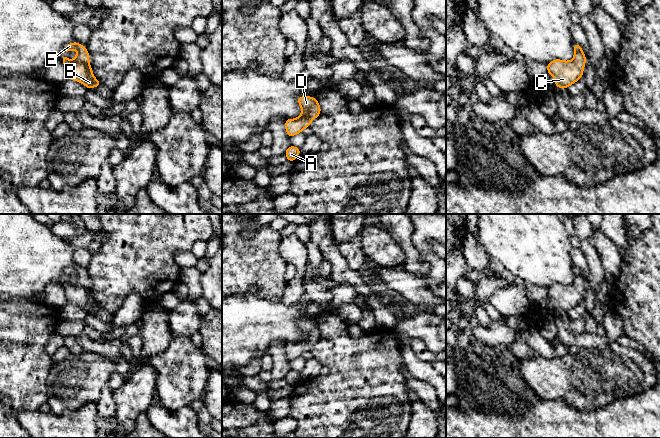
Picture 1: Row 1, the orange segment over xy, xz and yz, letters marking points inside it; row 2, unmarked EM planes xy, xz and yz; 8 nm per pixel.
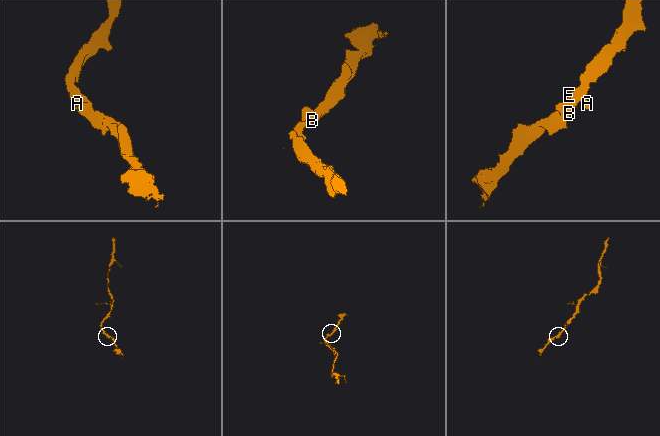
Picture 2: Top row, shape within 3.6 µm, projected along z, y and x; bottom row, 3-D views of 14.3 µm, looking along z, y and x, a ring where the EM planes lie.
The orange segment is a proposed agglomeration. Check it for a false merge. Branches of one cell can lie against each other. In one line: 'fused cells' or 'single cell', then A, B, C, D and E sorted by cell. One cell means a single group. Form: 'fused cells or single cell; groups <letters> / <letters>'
single cell; groups A B C D E

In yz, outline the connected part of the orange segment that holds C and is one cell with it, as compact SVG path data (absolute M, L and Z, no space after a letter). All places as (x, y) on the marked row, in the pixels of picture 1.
M574 44L574 59L563 61L555 59L547 64L550 76L555 78L558 89L567 89L571 84L581 79L586 62L586 56L579 44Z

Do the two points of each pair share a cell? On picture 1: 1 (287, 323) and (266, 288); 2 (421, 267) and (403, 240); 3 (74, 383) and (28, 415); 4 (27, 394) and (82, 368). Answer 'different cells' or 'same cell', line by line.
1: different cells
2: same cell
3: different cells
4: different cells

